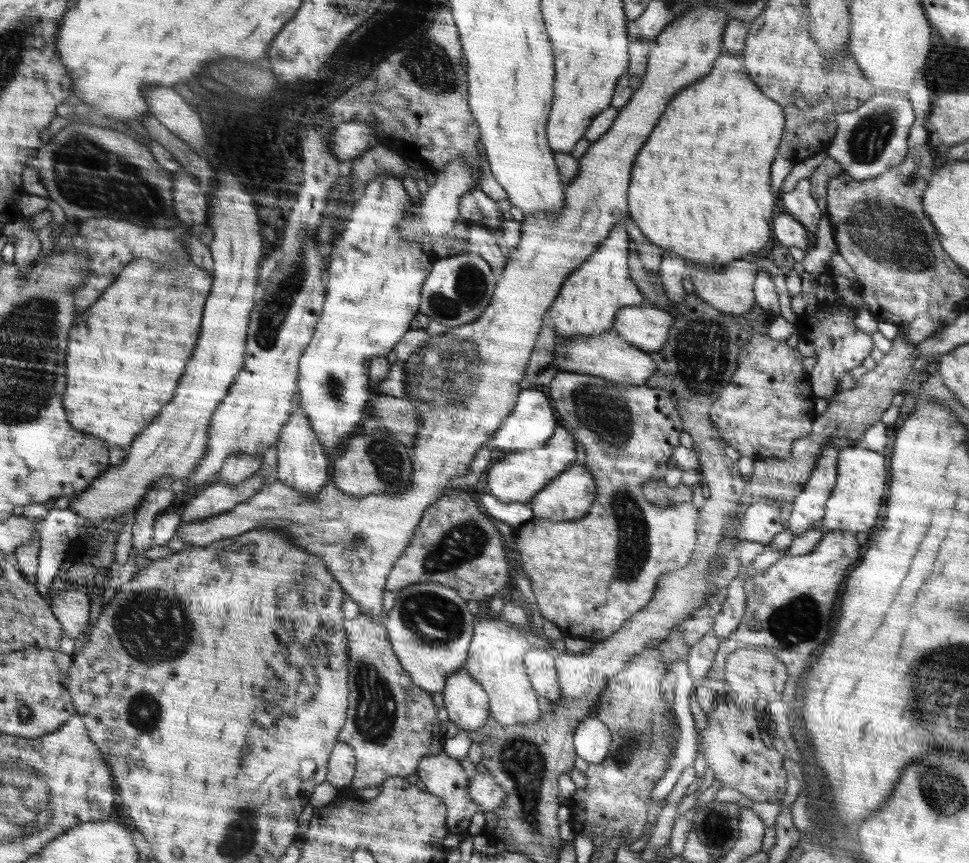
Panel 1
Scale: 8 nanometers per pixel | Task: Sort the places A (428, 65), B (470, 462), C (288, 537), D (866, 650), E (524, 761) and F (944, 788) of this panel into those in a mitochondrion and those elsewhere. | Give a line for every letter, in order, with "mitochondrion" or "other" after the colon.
A: mitochondrion
B: other
C: other
D: other
E: mitochondrion
F: mitochondrion

